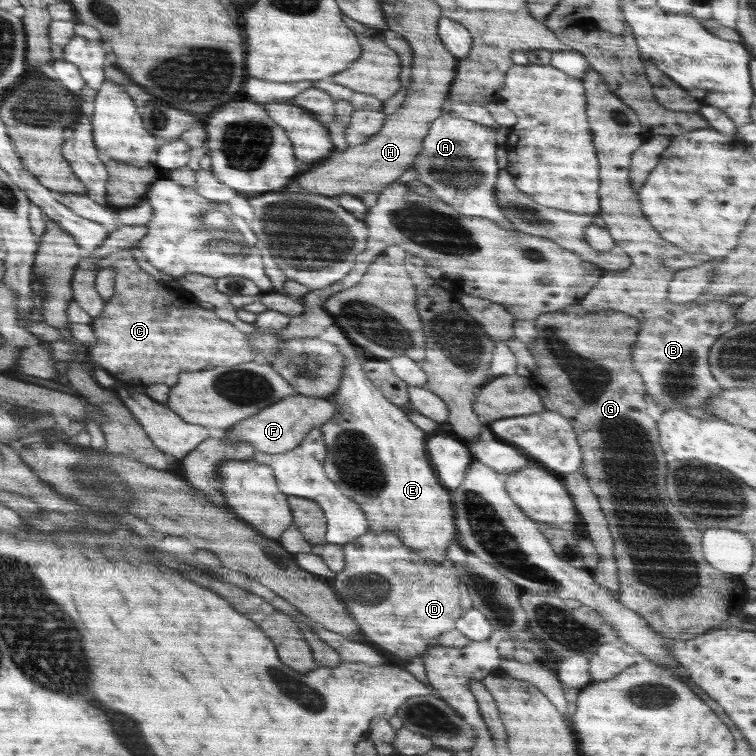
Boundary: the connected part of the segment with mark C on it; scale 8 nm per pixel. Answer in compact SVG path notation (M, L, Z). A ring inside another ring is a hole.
M123 249L104 258L99 258L96 265L96 273L100 270L112 268L114 270L115 289L113 295L105 302L102 314L91 322L94 334L98 342L89 352L89 358L97 363L97 367L105 369L114 378L124 382L138 382L138 384L176 384L178 374L182 372L196 372L202 368L233 367L243 362L254 361L256 351L248 345L247 335L236 326L232 326L226 320L220 320L214 316L215 312L200 308L198 300L192 298L191 293L184 289L170 289L150 274L142 271L136 264L130 250Z

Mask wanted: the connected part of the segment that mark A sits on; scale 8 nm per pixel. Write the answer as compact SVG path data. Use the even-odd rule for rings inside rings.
M452 111L442 113L432 122L431 129L424 137L422 150L414 157L411 167L418 174L417 180L426 184L435 198L454 207L458 215L488 218L498 226L506 226L510 220L502 216L502 210L494 198L494 184L498 178L498 146L494 136L496 134L490 126L478 124ZM464 160L468 164L464 164Z

